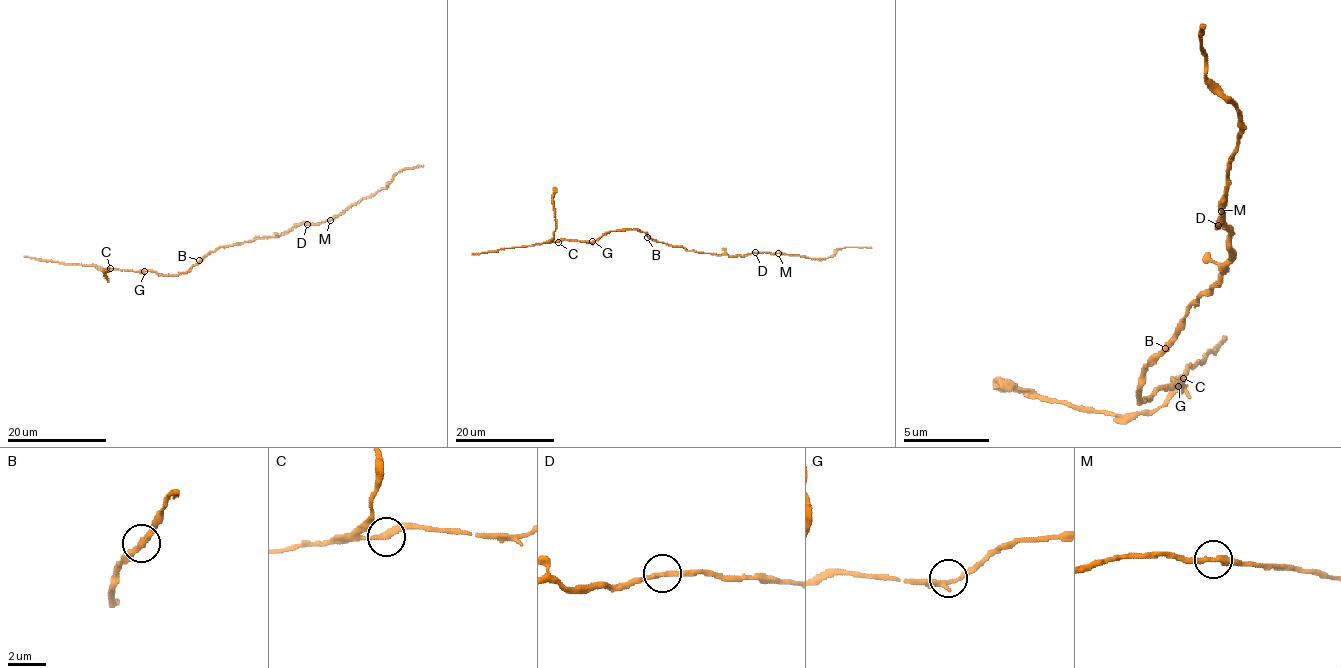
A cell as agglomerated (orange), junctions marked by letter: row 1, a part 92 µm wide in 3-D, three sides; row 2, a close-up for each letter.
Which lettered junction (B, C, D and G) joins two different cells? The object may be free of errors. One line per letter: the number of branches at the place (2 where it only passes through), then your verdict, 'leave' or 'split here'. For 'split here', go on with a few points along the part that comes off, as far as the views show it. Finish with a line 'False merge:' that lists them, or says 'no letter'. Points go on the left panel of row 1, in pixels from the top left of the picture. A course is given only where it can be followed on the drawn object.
B: 2 | leave
C: 2 | leave
D: 2 | leave
G: 2 | leave
False merge: no letter

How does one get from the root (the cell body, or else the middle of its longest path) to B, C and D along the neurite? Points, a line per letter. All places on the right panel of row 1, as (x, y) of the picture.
B: (1195, 301), (1187, 309), (1178, 330), (1165, 348)
C: (1195, 301), (1178, 330), (1148, 360), (1140, 395), (1144, 399), (1170, 386), (1183, 386), (1174, 382), (1183, 378)
D: (1195, 301), (1217, 283), (1230, 262), (1230, 236), (1221, 224), (1217, 224)

